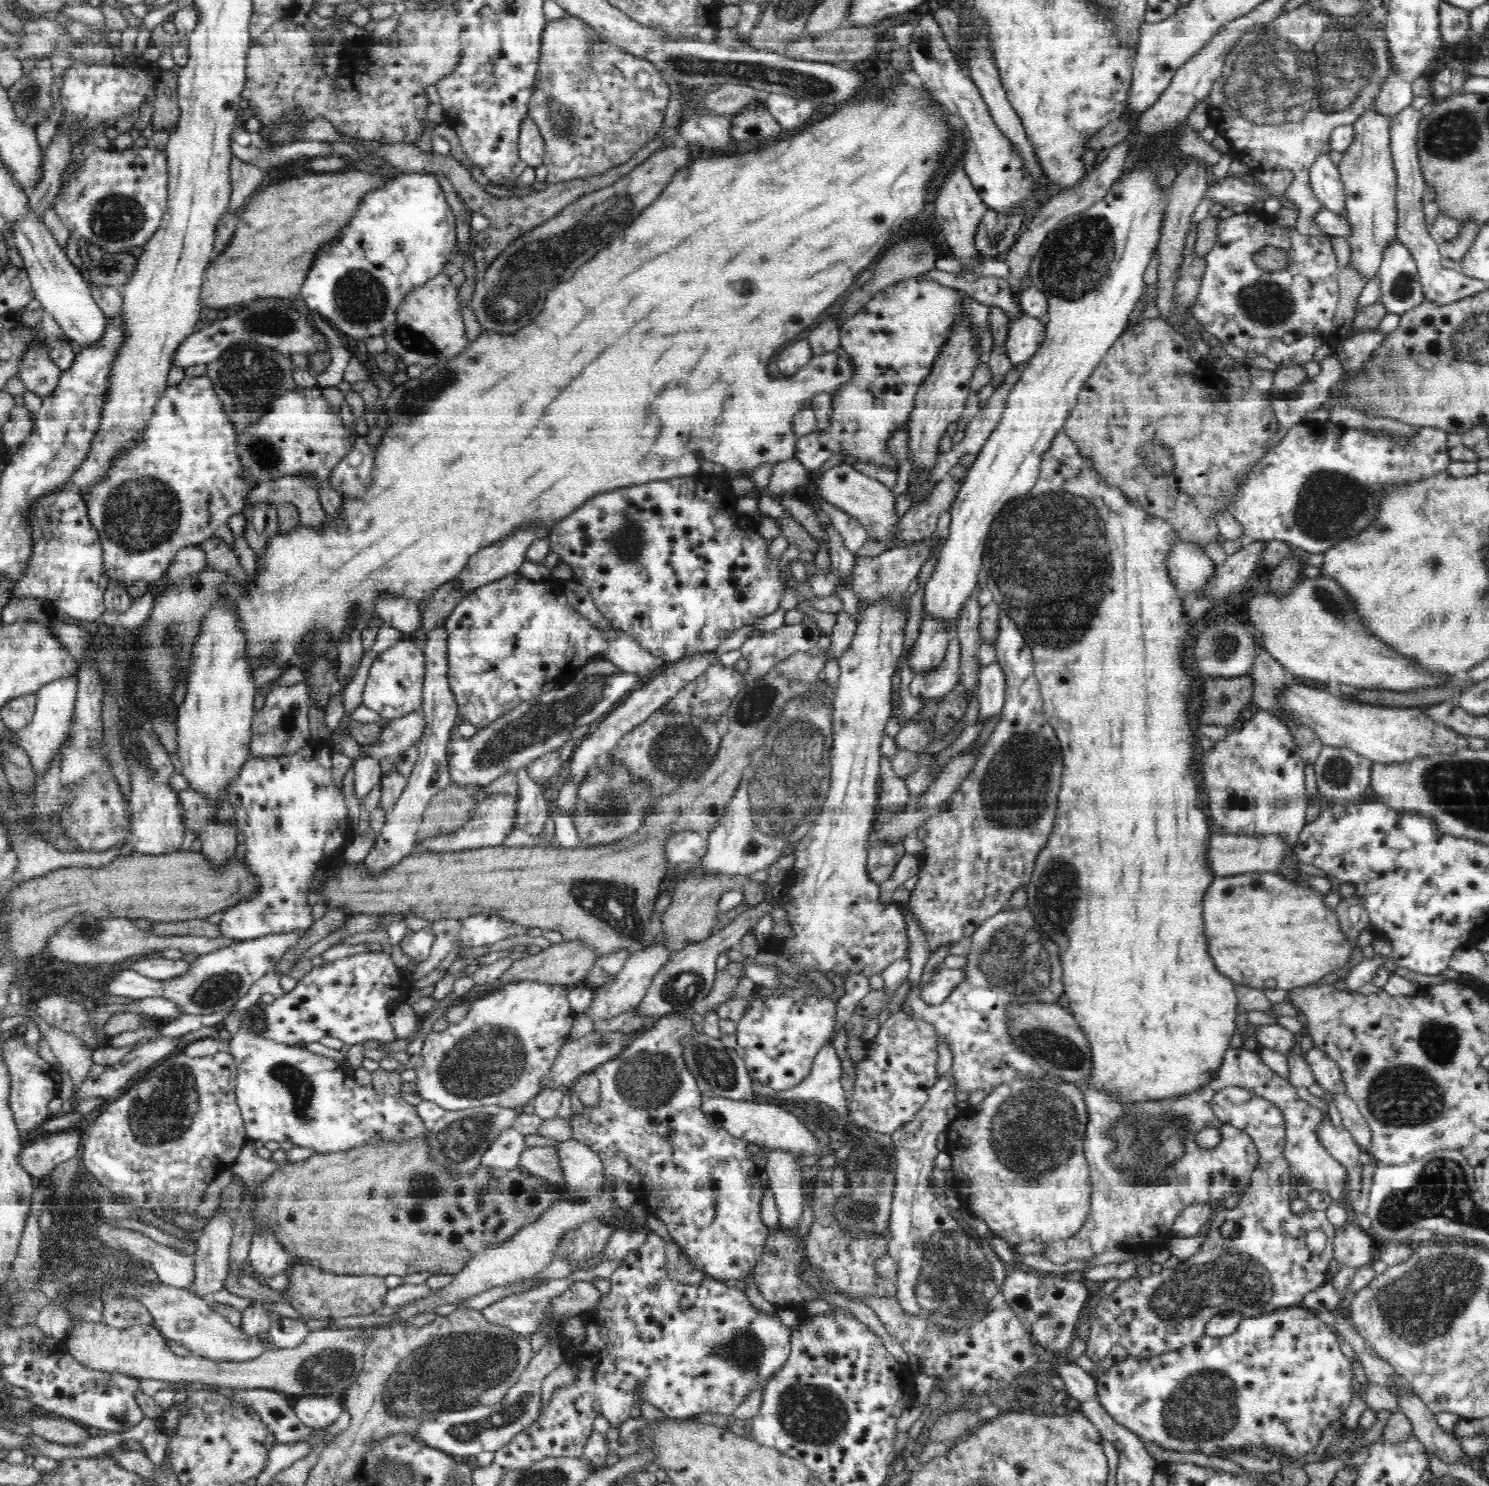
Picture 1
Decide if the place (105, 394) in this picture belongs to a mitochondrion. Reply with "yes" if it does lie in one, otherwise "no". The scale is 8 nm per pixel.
no

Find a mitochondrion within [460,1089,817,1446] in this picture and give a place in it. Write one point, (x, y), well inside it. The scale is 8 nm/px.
(744, 1350)

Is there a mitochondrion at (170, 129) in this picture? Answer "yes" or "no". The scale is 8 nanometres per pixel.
no

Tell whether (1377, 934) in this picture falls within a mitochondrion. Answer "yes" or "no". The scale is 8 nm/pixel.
no

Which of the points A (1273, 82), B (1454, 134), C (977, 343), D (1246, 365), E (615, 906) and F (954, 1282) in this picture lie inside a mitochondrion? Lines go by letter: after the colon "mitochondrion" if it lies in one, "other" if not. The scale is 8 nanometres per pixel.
A: mitochondrion
B: mitochondrion
C: other
D: other
E: mitochondrion
F: mitochondrion

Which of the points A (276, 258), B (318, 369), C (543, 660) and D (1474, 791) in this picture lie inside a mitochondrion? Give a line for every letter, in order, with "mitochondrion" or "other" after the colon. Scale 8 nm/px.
A: other
B: other
C: other
D: mitochondrion

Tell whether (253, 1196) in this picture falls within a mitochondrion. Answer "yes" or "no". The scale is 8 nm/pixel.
no

